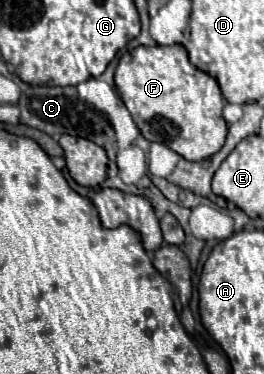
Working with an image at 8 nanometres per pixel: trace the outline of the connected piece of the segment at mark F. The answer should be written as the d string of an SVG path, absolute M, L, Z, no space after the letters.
M138 46L126 52L116 68L116 90L150 142L166 144L186 160L204 160L224 146L224 96L212 74L192 66L184 46Z

